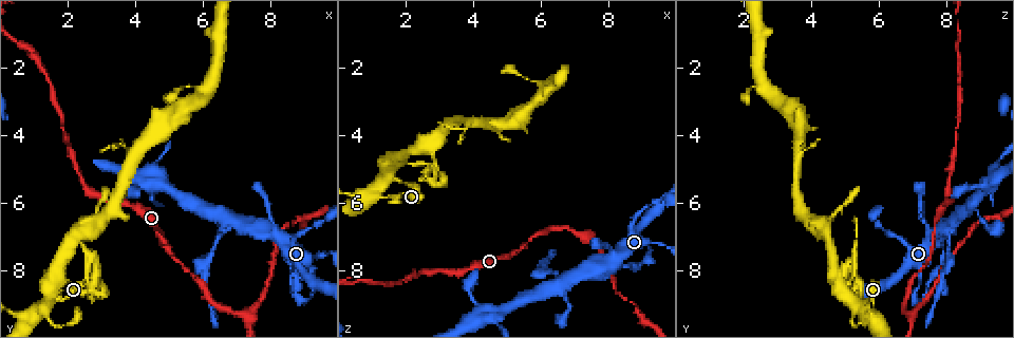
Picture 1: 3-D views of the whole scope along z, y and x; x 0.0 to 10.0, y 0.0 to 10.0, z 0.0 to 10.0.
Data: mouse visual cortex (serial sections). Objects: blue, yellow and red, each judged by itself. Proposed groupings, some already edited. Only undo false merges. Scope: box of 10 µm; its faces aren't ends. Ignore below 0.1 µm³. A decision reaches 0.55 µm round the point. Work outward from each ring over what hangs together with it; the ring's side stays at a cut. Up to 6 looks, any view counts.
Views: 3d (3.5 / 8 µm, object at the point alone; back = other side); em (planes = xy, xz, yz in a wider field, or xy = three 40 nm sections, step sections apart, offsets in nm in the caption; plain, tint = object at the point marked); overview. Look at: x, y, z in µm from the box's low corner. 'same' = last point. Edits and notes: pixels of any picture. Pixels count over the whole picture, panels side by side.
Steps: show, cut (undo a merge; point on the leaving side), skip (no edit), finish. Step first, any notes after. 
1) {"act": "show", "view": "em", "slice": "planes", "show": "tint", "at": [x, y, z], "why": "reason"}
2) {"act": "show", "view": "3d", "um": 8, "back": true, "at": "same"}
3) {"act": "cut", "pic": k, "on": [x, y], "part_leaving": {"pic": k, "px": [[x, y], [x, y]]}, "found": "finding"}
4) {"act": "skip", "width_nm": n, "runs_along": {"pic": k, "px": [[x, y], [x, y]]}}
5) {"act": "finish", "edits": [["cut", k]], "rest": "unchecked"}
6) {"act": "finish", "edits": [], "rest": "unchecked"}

{"act": "show", "view": "3d", "um": 3.5, "at": [1.25, 9.25, 5.75], "why": "abrupt turn"}

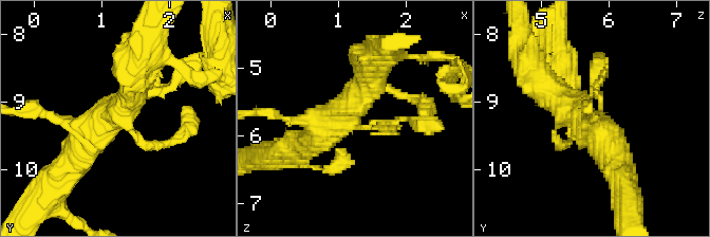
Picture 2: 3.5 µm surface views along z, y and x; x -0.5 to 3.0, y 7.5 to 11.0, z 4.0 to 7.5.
{"act": "show", "view": "em", "slice": "xy", "step": 5, "show": "tint", "at": [1.20, 9.25, 5.80], "why": "now the EM"}

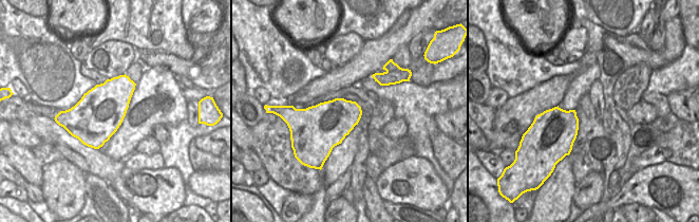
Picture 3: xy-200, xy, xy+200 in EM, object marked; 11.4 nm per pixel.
{"act": "skip", "found": "continuous, no second cell"}

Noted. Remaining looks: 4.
{"act": "show", "view": "3d", "um": 3.5, "at": [2.70, 8.65, 4.90], "why": "sharp bend"}

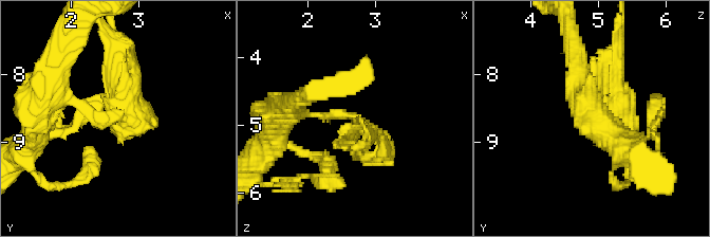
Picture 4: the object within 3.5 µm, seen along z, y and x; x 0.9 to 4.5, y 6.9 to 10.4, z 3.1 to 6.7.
{"act": "show", "view": "em", "slice": "planes", "show": "tint", "at": [2.70, 8.60, 4.90], "why": "need the tissue"}

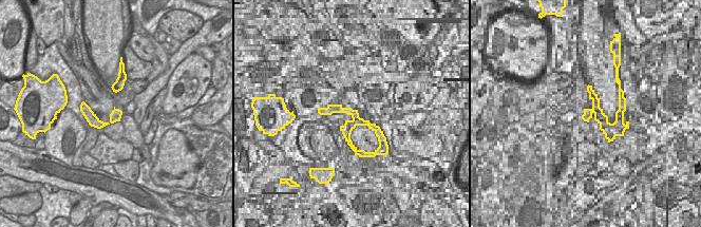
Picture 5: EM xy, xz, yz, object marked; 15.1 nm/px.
{"act": "skip", "runs_along": {"pic": 4, "px": [[54, 96], [122, 115], [132, 57]]}, "found": "all the same cell"}

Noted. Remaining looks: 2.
{"act": "finish", "edits": [], "rest": "unchecked"}

